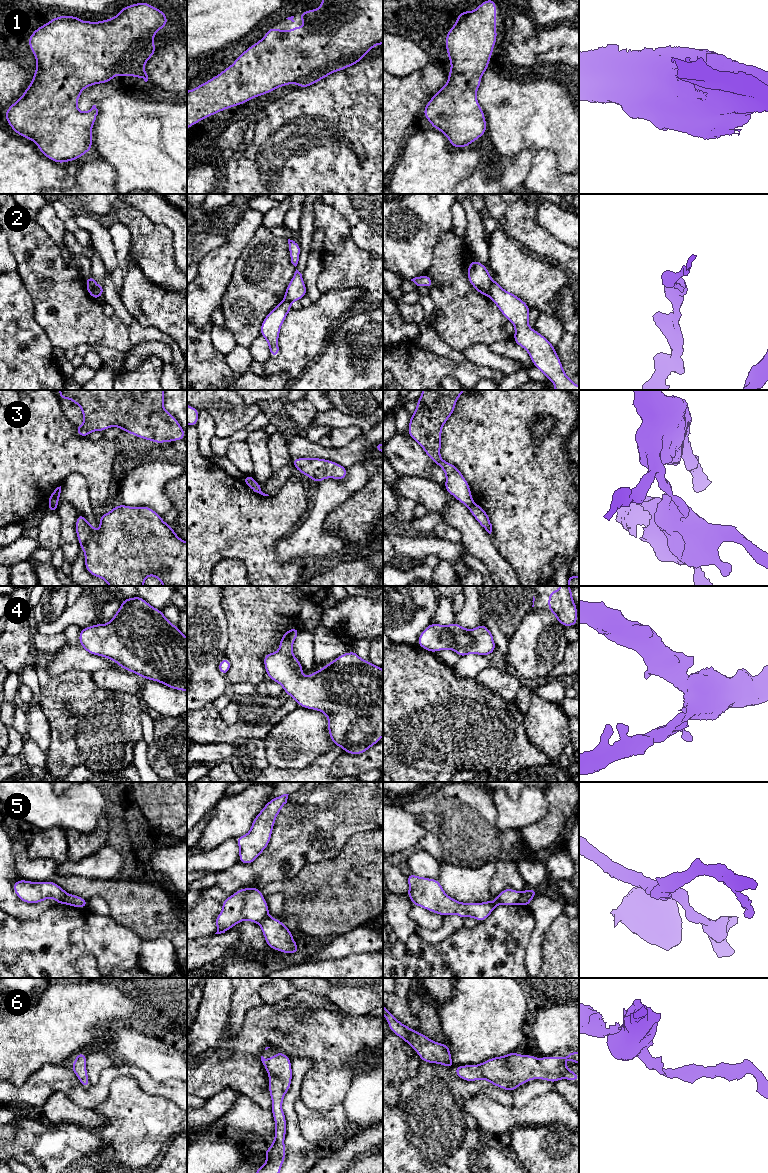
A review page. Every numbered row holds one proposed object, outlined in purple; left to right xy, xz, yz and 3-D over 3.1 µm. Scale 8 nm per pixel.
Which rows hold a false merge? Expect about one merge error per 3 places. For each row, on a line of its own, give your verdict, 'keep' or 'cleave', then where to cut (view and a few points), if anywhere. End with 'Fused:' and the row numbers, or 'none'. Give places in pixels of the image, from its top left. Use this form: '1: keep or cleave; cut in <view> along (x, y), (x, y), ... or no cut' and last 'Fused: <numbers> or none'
1: keep; no cut
2: cleave; cut in xy along (86, 282), (91, 288), (94, 297)
3: cleave; cut in xy along (48, 504), (56, 506)
4: keep; no cut
5: cleave; cut in xy along (67, 893), (62, 903)
6: keep; no cut
Fused: 2, 3, 5

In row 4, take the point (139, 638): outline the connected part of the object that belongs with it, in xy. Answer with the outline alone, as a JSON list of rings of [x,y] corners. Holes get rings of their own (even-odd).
[[[139,595],[125,598],[107,624],[82,628],[79,643],[86,652],[116,662],[121,668],[179,691],[187,691],[187,638],[163,614]]]

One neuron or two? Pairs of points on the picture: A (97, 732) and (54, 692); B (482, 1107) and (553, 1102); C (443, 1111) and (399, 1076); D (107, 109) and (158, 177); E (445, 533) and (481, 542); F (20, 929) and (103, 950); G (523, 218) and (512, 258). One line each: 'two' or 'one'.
A: one
B: one
C: two
D: one
E: two
F: one
G: two

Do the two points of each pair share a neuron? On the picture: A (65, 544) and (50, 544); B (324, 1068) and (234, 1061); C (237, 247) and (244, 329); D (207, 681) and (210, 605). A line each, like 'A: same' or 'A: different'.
A: different
B: same
C: different
D: same

